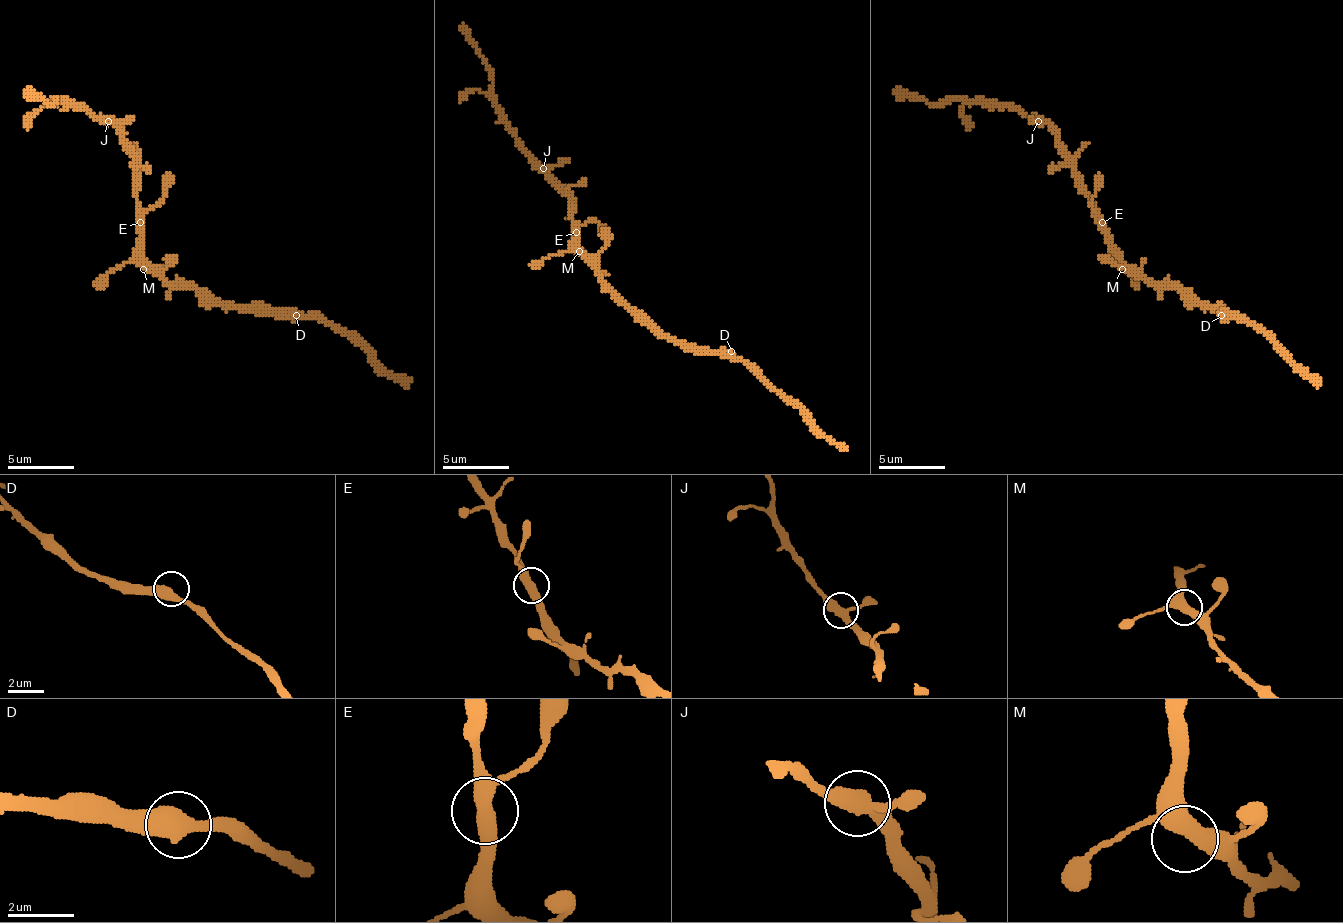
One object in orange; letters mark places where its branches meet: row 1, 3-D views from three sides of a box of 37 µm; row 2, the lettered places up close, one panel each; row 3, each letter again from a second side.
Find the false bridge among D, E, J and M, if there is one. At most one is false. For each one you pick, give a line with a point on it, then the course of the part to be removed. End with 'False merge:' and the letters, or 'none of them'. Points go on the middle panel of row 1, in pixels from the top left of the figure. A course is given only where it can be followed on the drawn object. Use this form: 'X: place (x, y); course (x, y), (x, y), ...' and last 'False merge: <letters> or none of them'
False merge: none of them

